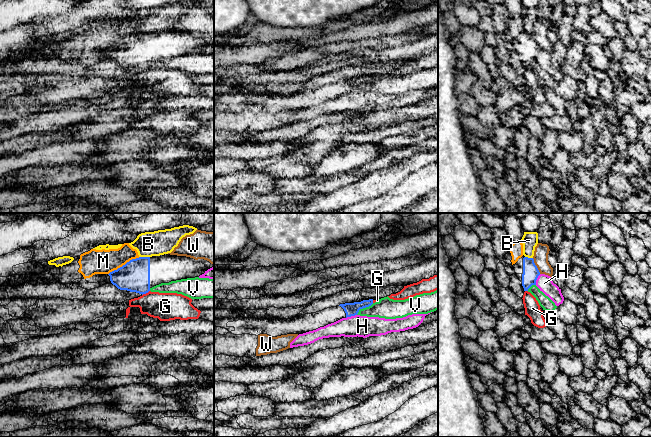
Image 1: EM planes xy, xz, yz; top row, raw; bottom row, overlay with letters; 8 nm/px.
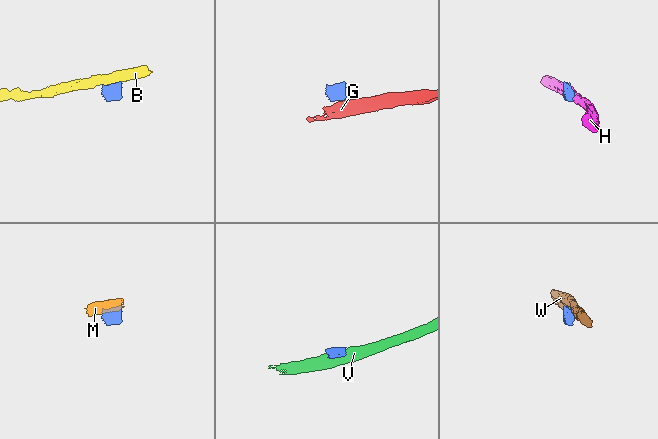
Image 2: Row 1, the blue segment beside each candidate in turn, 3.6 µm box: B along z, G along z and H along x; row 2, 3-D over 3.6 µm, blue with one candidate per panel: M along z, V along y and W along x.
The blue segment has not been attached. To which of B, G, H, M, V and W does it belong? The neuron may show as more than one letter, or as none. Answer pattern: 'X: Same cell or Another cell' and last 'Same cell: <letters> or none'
B: Another cell
G: Another cell
H: Another cell
M: Another cell
V: Another cell
W: Another cell
Same cell: none

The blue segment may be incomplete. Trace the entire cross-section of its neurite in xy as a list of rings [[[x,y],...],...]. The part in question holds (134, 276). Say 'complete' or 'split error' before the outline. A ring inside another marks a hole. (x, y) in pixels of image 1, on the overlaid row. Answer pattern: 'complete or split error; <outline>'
split error; [[[170,254],[139,257],[110,272],[105,282],[143,295],[161,283],[199,277],[213,266],[204,259]]]

